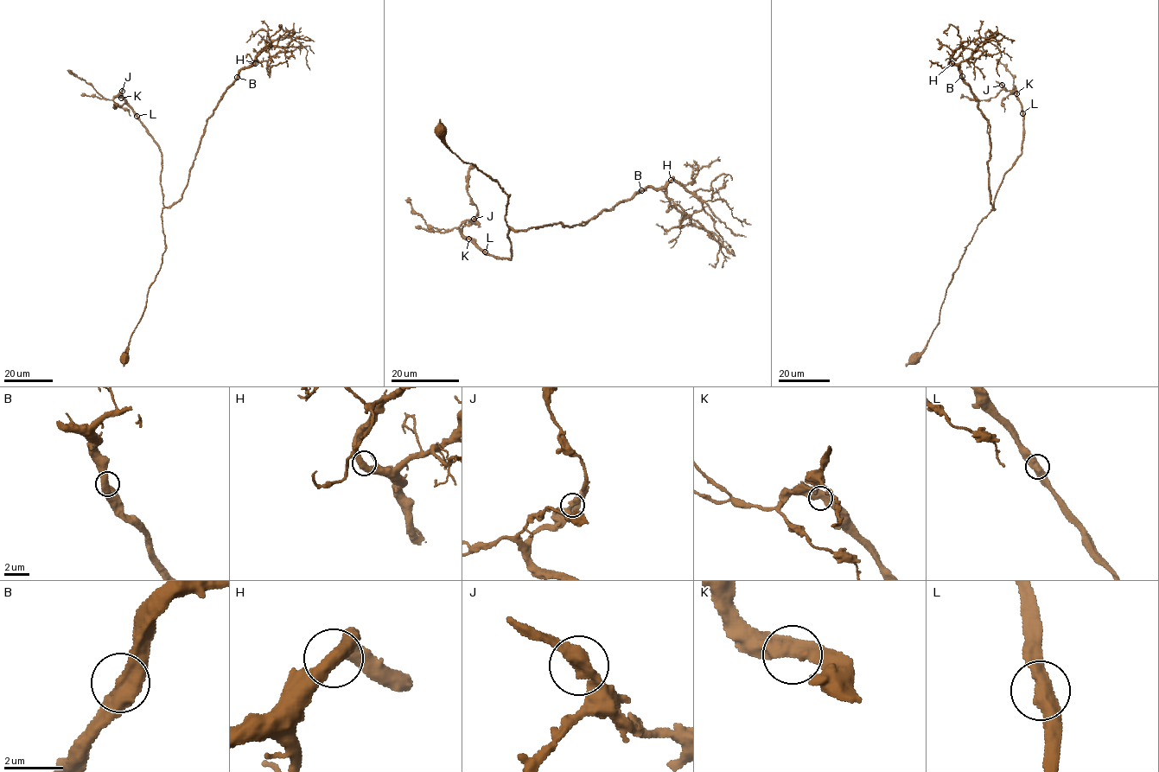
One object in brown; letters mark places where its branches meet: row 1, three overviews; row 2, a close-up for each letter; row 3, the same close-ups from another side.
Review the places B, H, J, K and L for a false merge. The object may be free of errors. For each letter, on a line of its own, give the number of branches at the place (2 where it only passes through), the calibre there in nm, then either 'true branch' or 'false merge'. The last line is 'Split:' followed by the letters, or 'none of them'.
B: 2 branches meet; 550 nm thick; true branch
H: 2 branches meet; 480 nm thick; true branch
J: 2 branches meet; 460 nm thick; true branch
K: 2 branches meet; 550 nm thick; true branch
L: 2 branches meet; 550 nm thick; true branch
Split: none of them

